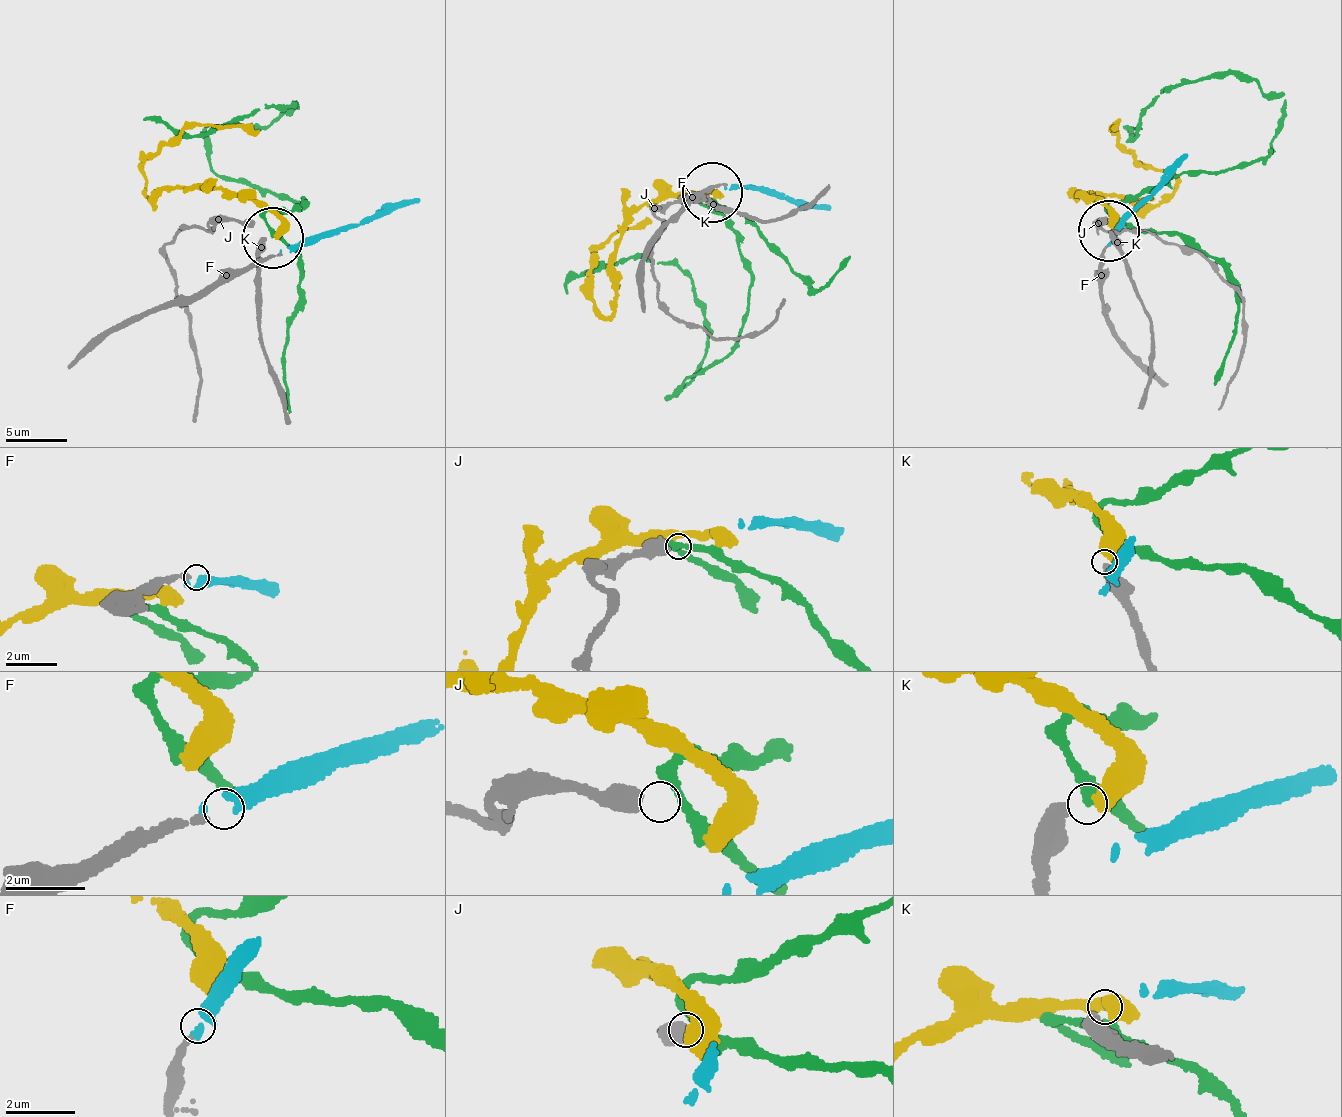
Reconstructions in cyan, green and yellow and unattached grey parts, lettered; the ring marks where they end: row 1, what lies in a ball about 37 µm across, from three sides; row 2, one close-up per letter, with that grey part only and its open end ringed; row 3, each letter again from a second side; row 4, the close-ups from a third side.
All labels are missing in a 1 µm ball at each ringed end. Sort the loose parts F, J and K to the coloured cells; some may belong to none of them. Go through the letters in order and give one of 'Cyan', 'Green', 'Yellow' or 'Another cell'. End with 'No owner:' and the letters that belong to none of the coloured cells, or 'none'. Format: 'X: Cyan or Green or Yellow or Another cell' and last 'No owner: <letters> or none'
F: Cyan
J: Another cell
K: Yellow
No owner: J

